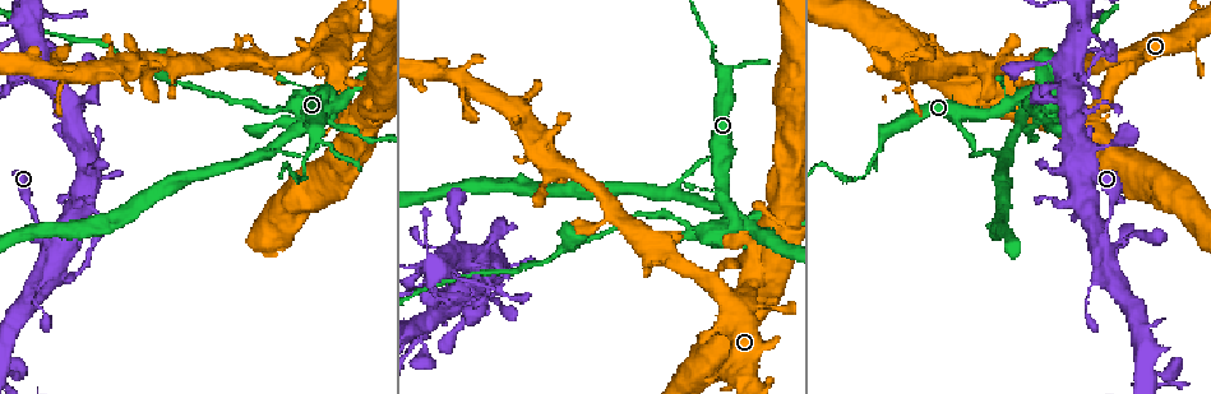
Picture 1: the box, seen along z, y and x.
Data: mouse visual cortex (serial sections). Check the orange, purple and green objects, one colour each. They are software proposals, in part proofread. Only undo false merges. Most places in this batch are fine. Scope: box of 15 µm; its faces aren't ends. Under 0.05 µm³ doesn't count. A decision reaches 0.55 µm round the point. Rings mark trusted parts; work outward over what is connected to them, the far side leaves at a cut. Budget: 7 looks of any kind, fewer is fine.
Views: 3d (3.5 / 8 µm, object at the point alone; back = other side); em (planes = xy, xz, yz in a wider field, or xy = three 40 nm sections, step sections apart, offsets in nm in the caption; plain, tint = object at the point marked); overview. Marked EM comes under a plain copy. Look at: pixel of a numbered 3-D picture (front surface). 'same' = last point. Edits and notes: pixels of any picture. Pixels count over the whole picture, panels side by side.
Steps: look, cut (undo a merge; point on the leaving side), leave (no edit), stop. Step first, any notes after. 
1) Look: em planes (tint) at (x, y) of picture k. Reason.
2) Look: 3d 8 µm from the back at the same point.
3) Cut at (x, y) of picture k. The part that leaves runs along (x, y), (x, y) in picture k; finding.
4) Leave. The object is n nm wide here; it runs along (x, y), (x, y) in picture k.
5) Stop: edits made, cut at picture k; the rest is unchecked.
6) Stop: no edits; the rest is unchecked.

Look: 3d 3.5 µm at (464, 294) of picture 1. Thin neck.

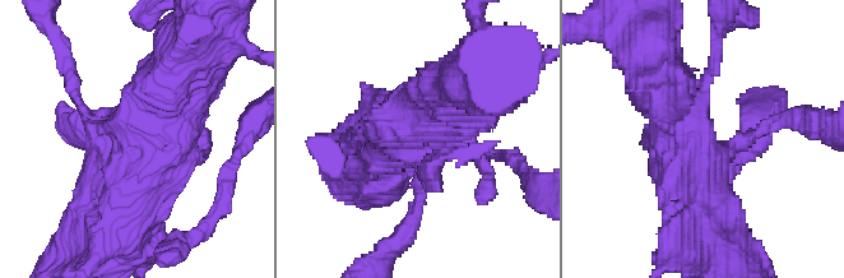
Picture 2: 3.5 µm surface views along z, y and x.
Look: em xy step 2 (tint) at (420, 140) of picture 2. Now the EM.

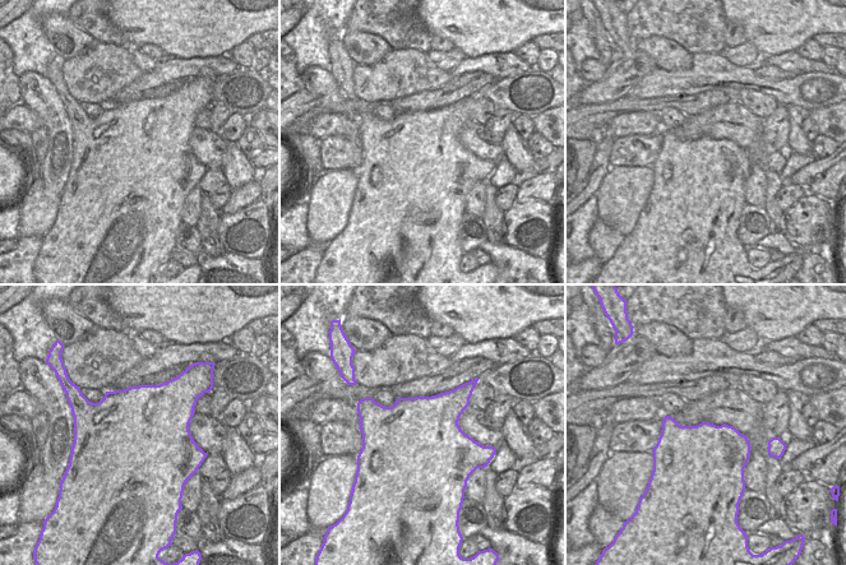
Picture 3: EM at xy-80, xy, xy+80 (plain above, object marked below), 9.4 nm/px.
Leave. It runs along (356, 138), (411, 125), (454, 92) in picture 2; all the same cell.

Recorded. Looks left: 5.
Look: 3d 3.5 µm at (1112, 145) of picture 1. Thin neck.

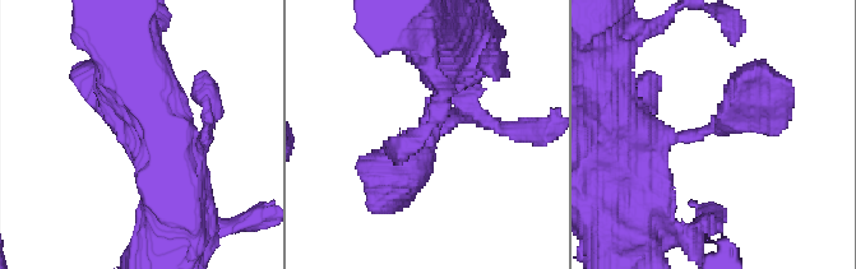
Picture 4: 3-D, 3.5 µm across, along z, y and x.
Look: em xy step 1 (tint) at (710, 127) of picture 4. The arms are 400, 600 nm wide.

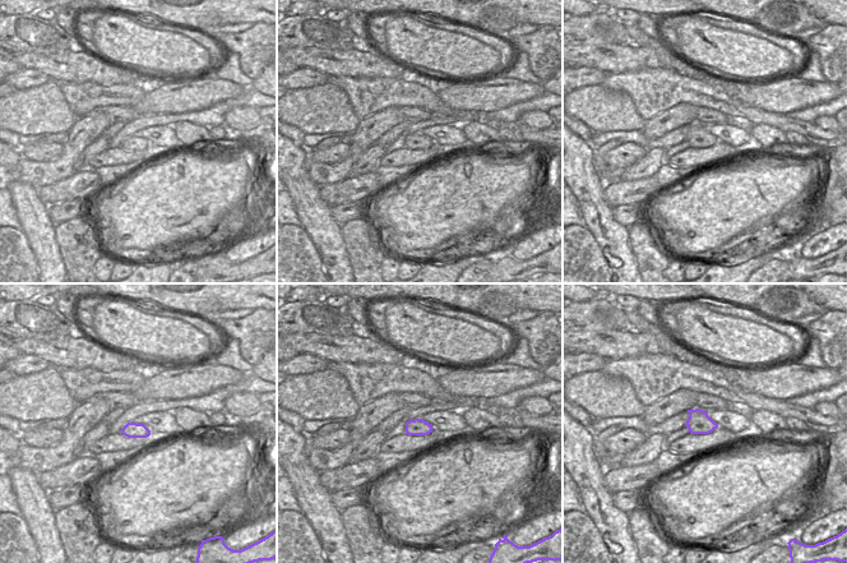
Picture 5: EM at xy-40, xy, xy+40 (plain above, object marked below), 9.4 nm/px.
Look: em xy step 3 (tint) at the same point. Another direction.

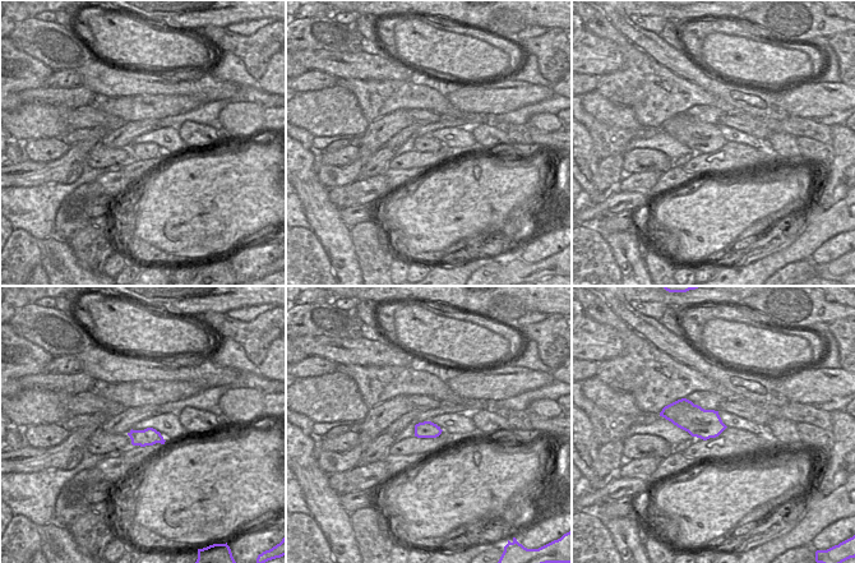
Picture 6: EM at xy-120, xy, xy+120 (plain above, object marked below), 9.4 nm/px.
Leave. It runs along (442, 31), (430, 135), (391, 188) in picture 4; one cell here.

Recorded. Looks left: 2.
Look: 3d 8 µm at (1075, 73) of picture 1. Sudden change in width.

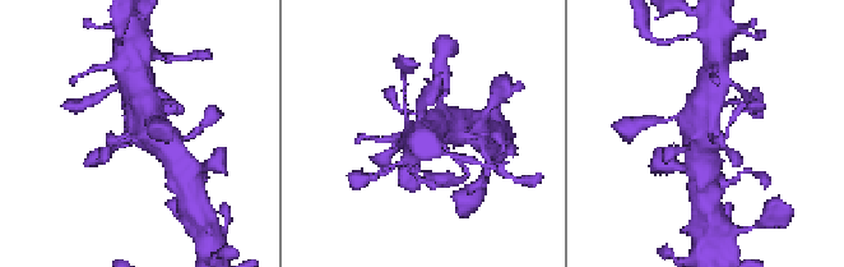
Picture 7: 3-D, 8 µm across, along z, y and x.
Look: em xy step 1 (tint) at (137, 133) of picture 7.

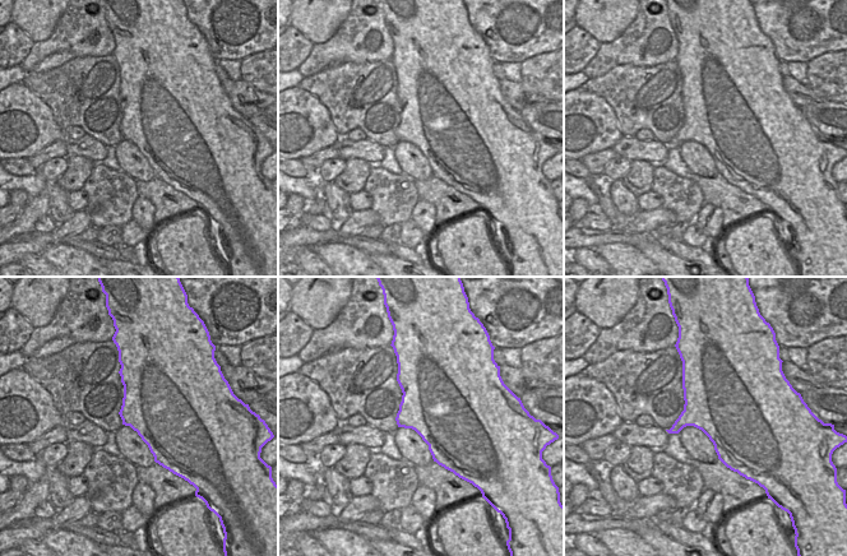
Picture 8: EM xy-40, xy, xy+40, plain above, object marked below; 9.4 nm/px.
Leave. It runs along (176, 159), (153, 132), (140, 97) in picture 7; one cell here.

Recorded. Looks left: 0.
Stop: no edits; the rest is unchecked.

